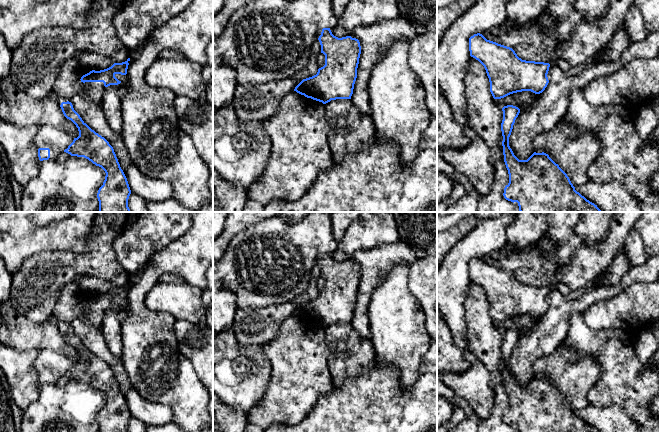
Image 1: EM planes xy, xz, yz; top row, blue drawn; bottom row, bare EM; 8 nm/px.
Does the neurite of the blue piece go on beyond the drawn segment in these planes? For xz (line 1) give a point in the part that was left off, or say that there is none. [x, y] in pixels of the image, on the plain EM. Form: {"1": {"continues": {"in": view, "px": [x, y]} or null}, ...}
{"1": {"continues": null}}

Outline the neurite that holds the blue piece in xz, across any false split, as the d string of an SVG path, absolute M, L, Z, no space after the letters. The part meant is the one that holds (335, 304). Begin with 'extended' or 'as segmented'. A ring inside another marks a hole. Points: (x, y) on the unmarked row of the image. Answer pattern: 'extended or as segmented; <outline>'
as segmented; M323 252L318 264L321 277L325 279L325 289L318 293L316 299L303 303L294 315L323 328L336 323L351 323L361 278L359 264L351 260L338 262L332 258L330 252Z

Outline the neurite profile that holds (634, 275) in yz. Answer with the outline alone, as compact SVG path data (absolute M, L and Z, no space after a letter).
M659 254L647 257L641 266L631 267L617 285L604 285L591 291L582 291L566 297L555 288L547 298L549 307L538 323L515 344L509 370L519 384L527 384L535 375L533 364L538 358L551 354L566 339L569 319L574 313L584 313L597 301L616 296L633 283L650 283L658 280Z

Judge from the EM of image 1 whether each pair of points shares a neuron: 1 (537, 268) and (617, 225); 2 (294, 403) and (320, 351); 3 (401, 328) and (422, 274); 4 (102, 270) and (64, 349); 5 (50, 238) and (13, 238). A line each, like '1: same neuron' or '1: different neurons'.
1: same neuron
2: same neuron
3: different neurons
4: different neurons
5: same neuron

